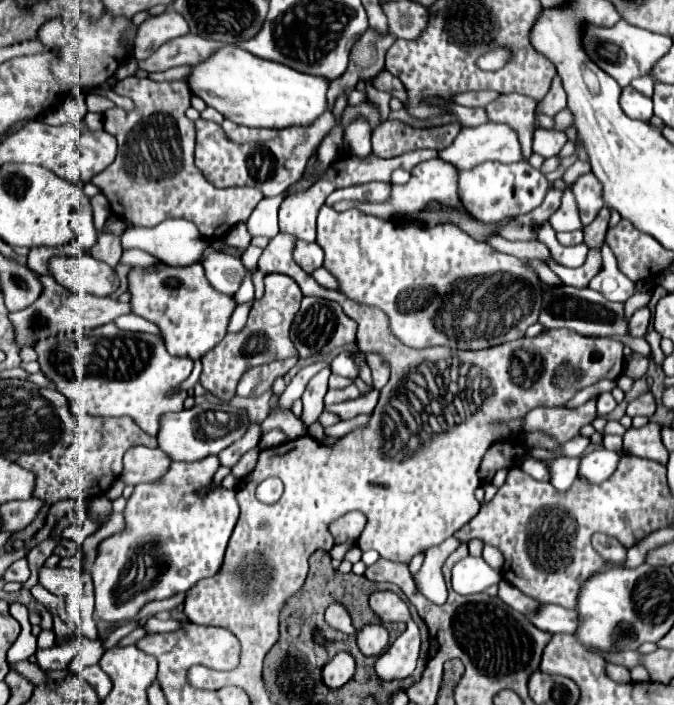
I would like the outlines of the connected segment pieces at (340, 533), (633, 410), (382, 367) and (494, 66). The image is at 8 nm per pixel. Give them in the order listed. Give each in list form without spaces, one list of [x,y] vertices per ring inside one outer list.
[[[350,512],[330,524],[330,534],[334,536],[334,544],[342,544],[348,540],[356,540],[364,530],[366,516],[362,512]]]
[[[648,392],[648,394],[642,394],[640,398],[636,398],[634,402],[630,402],[628,404],[628,416],[630,418],[634,418],[634,416],[652,416],[654,414],[654,410],[656,410],[656,402],[654,402],[654,396]]]
[[[366,354],[366,360],[368,360],[368,366],[370,366],[370,370],[372,370],[374,388],[380,390],[380,388],[388,382],[388,376],[390,376],[388,364],[386,364],[378,354]]]
[[[496,46],[492,50],[488,50],[486,54],[482,54],[478,58],[478,66],[482,70],[500,70],[502,66],[506,66],[512,60],[512,50],[506,46]]]

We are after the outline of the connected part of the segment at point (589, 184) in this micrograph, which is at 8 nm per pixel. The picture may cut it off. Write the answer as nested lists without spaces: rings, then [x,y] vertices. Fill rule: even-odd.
[[[592,172],[582,174],[582,176],[576,178],[576,182],[570,186],[570,190],[576,198],[582,226],[588,226],[596,218],[600,208],[604,206],[602,196],[598,194],[598,180],[594,178]]]

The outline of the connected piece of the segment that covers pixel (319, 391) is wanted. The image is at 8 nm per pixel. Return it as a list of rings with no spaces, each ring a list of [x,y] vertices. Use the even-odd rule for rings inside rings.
[[[330,367],[322,368],[306,386],[306,394],[302,396],[304,404],[304,416],[308,416],[308,424],[320,416],[324,410],[324,396],[328,391],[328,380],[330,377]]]

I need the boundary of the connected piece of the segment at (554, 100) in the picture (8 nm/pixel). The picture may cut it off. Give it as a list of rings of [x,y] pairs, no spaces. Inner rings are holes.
[[[556,76],[552,80],[552,88],[550,92],[544,96],[544,100],[538,104],[538,110],[548,114],[548,116],[554,116],[556,110],[562,110],[566,106],[566,92],[564,92],[564,86],[562,86],[562,80],[560,76]]]

